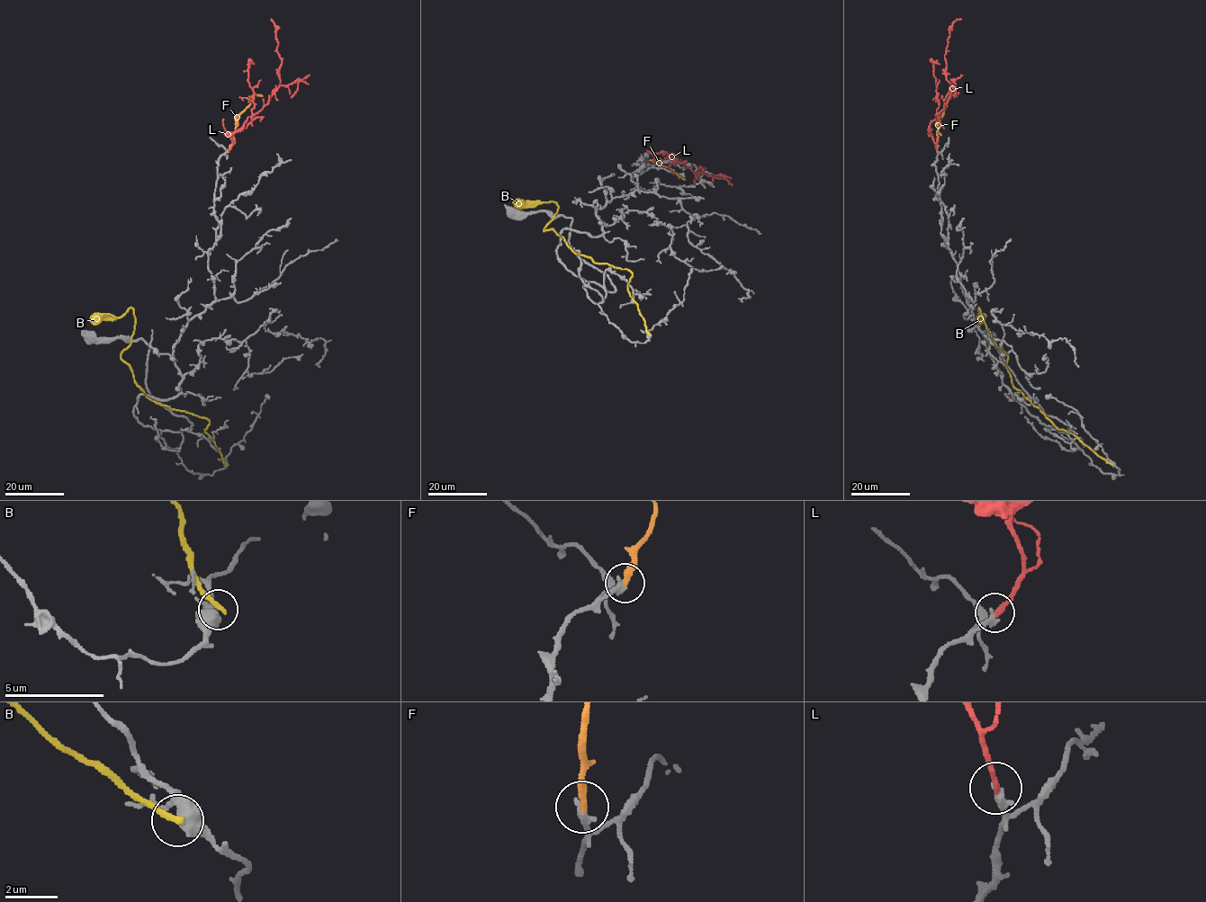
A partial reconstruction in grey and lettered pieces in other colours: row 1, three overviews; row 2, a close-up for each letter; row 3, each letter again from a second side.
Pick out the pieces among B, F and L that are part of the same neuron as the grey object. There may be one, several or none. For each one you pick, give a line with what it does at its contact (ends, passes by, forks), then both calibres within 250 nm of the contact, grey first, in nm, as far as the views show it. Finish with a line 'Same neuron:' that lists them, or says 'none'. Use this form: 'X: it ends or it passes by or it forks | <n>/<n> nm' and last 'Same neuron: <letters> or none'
L: it ends | 280/200 nm
Same neuron: L

